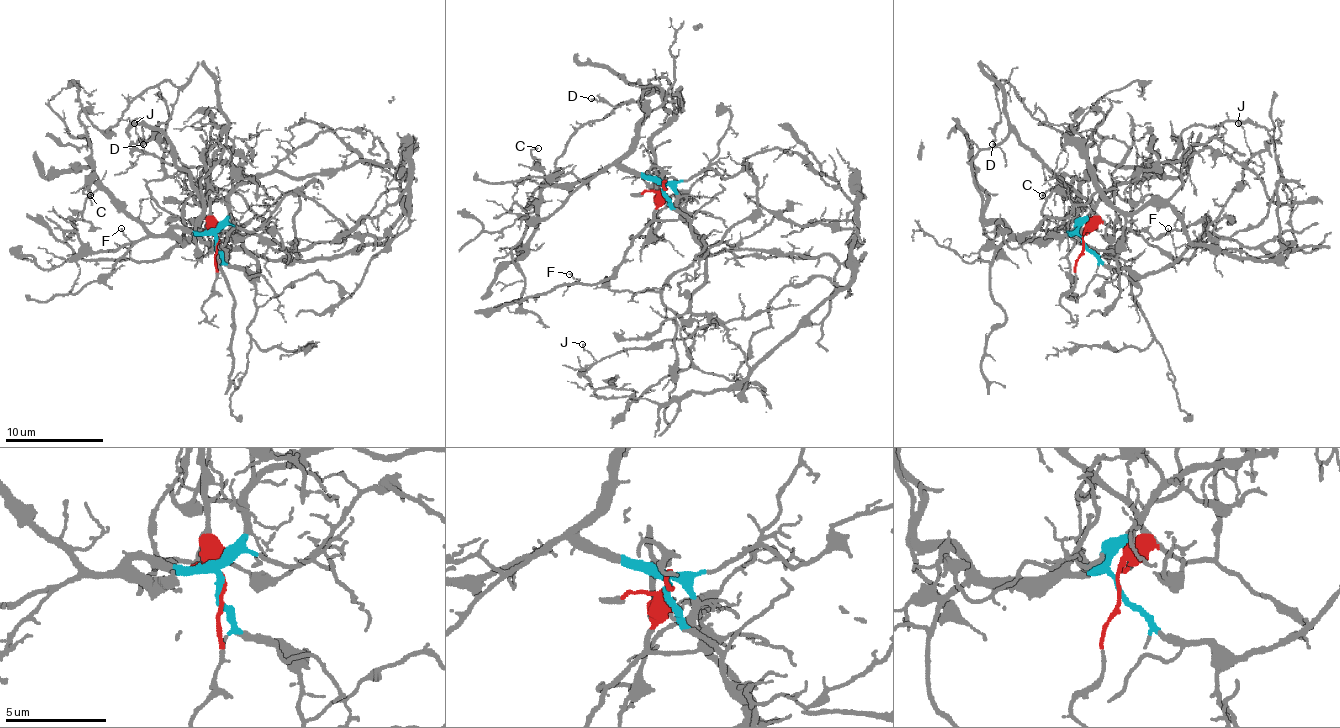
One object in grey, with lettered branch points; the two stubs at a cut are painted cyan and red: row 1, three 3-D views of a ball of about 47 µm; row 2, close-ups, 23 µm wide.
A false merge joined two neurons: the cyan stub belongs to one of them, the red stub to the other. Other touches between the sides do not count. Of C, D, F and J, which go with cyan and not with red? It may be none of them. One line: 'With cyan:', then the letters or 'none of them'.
With cyan: C, J

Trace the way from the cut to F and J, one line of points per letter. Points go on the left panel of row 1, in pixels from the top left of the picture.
F: (216, 241), (206, 224), (184, 234), (157, 261), (135, 261), (130, 256), (130, 239), (120, 229)
J: (216, 241), (231, 266), (258, 276), (243, 236), (268, 224), (238, 194), (204, 187), (150, 155), (135, 123)

